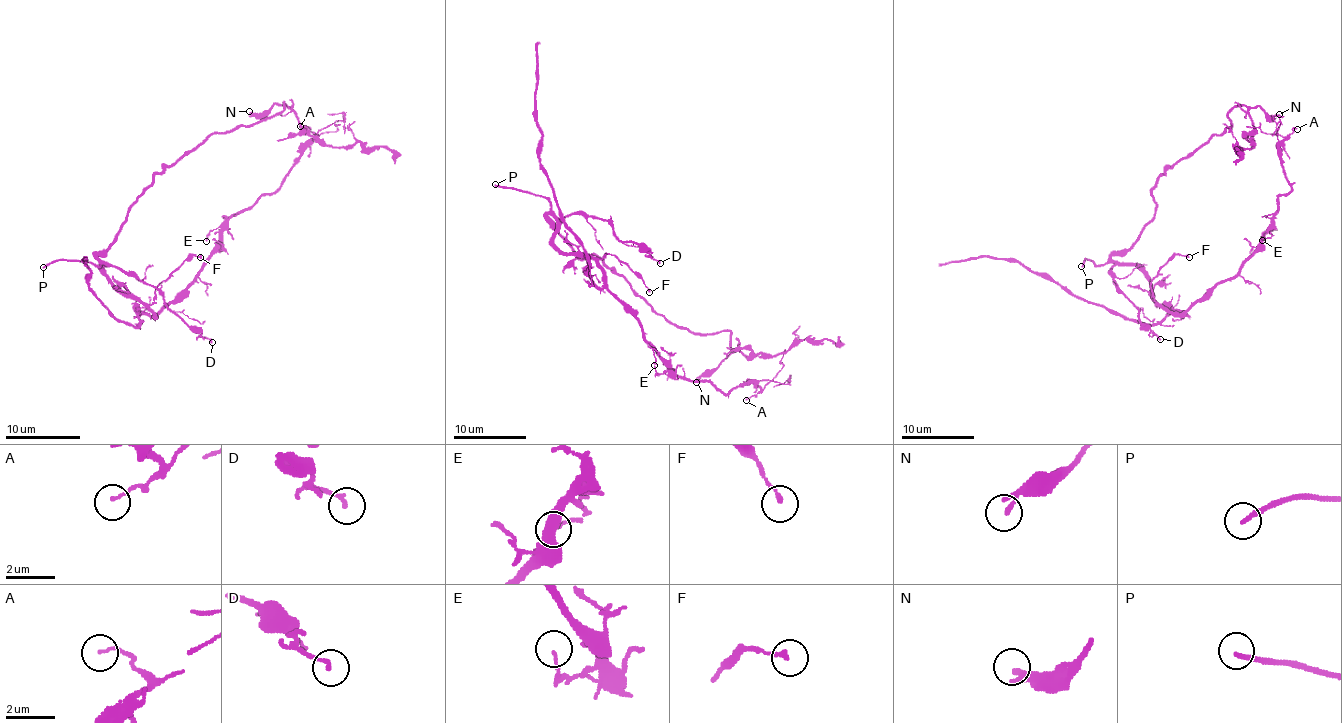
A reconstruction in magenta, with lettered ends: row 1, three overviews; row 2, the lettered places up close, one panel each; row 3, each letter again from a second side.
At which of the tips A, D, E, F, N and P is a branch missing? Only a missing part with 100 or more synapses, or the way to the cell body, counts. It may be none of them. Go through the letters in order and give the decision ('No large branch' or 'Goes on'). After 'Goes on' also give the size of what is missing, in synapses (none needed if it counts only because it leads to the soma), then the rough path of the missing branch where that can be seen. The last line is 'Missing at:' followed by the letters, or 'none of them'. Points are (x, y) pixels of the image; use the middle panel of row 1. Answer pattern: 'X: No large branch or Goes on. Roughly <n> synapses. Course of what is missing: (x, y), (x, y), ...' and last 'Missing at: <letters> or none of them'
A: No large branch
D: No large branch
E: No large branch
F: No large branch
N: No large branch
P: Goes on
Missing at: P

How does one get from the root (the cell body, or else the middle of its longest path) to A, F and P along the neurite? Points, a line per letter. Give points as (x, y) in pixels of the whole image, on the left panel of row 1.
A: (99, 257), (103, 272), (155, 316), (200, 272), (219, 244), (223, 226), (281, 184), (315, 136), (300, 126)
F: (99, 257), (103, 272), (122, 291), (148, 304), (155, 287), (185, 259), (200, 257)
P: (99, 257), (99, 265), (60, 259), (43, 267)

